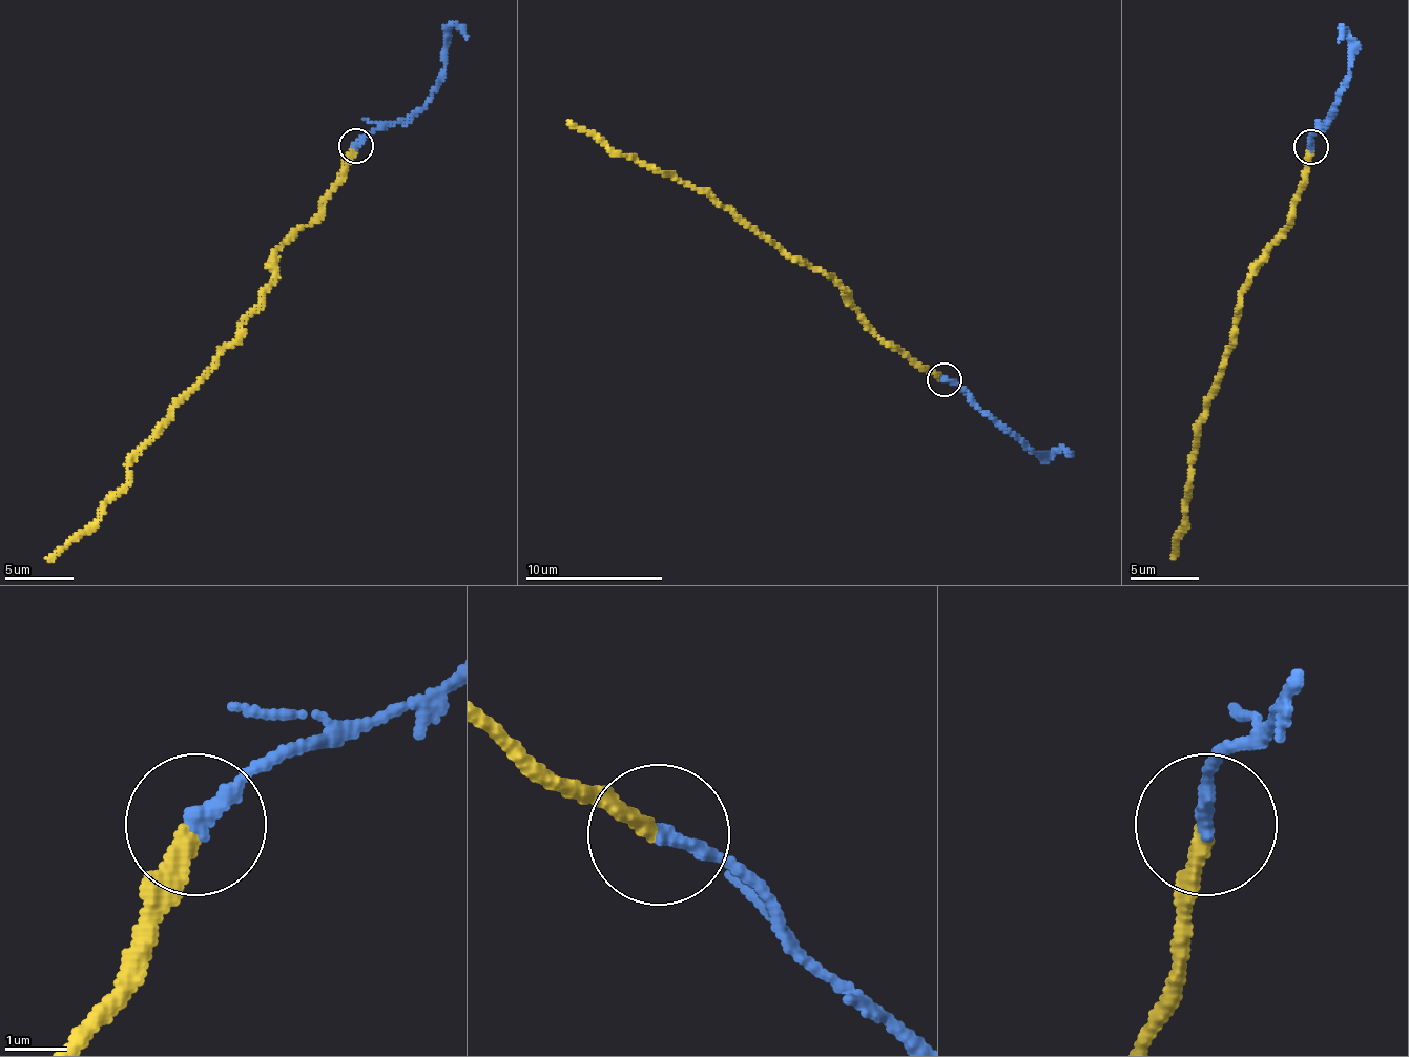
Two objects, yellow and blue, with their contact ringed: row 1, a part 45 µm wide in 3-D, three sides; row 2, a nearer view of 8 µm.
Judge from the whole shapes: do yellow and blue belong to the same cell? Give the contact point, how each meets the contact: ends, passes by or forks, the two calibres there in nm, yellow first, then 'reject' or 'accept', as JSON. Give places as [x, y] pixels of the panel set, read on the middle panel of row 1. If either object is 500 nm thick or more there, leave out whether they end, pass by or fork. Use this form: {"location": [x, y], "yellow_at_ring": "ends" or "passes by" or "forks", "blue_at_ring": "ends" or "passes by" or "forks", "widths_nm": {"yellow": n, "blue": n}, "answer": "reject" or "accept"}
{"location": [945, 379], "yellow_at_ring": "ends", "blue_at_ring": "ends", "widths_nm": {"yellow": 240, "blue": 260}, "answer": "reject"}

